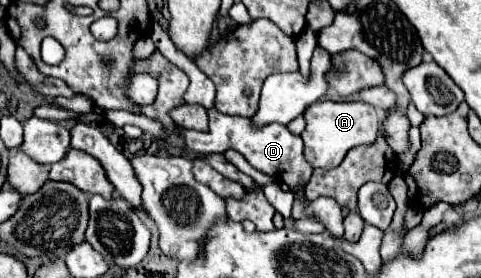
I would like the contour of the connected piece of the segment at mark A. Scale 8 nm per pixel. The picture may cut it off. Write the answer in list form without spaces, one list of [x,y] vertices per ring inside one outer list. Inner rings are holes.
[[[316,102],[306,112],[306,128],[302,132],[304,156],[314,168],[336,168],[350,148],[370,146],[380,134],[380,116],[374,106],[358,102]]]

